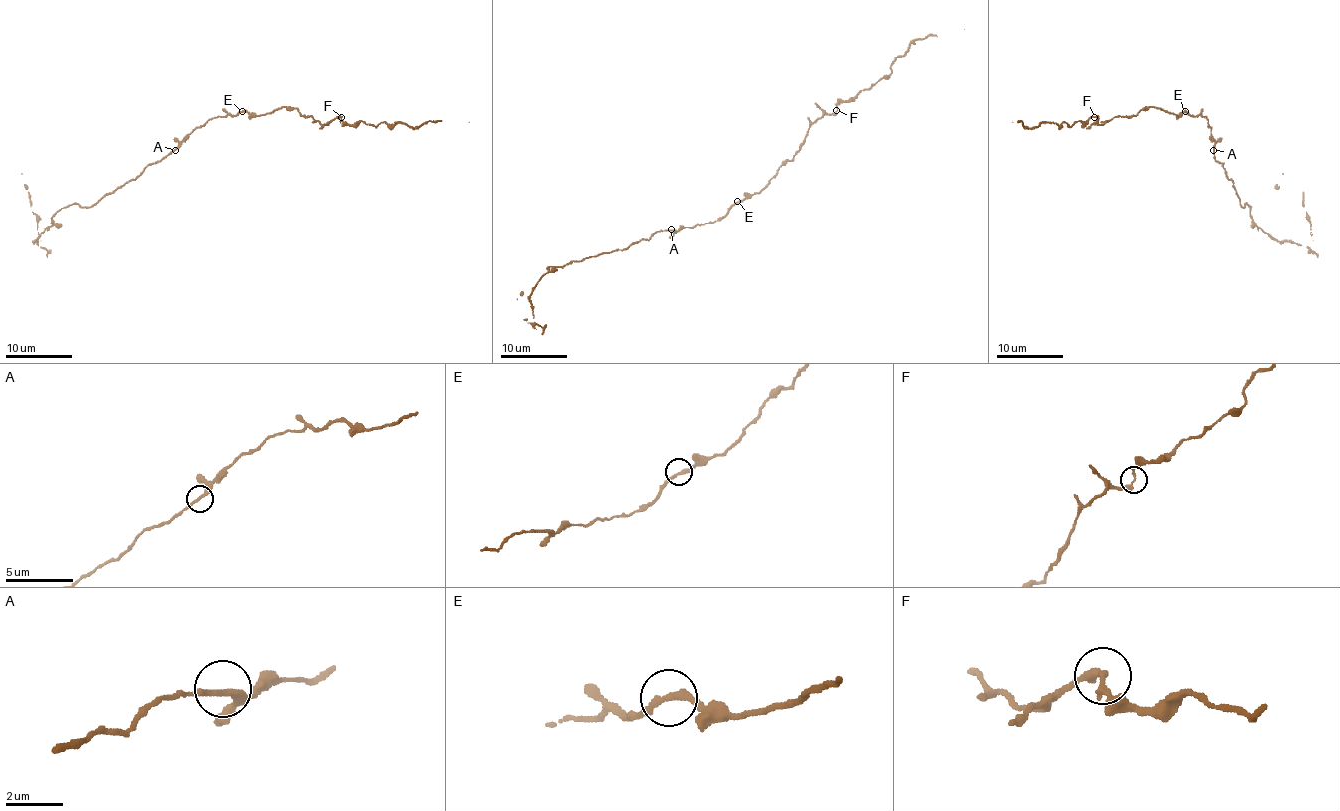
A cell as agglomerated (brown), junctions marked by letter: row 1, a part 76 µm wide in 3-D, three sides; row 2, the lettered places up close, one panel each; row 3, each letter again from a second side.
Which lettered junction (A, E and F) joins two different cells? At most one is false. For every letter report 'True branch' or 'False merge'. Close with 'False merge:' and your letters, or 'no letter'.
A: True branch
E: True branch
F: True branch
False merge: no letter

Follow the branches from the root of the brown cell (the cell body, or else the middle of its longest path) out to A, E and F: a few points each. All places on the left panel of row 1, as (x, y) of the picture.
A: (210, 120), (200, 125), (175, 150)
E: (210, 120), (228, 115), (235, 116), (242, 111)
F: (210, 120), (242, 111), (267, 115), (282, 106), (295, 108), (323, 125), (341, 116)

